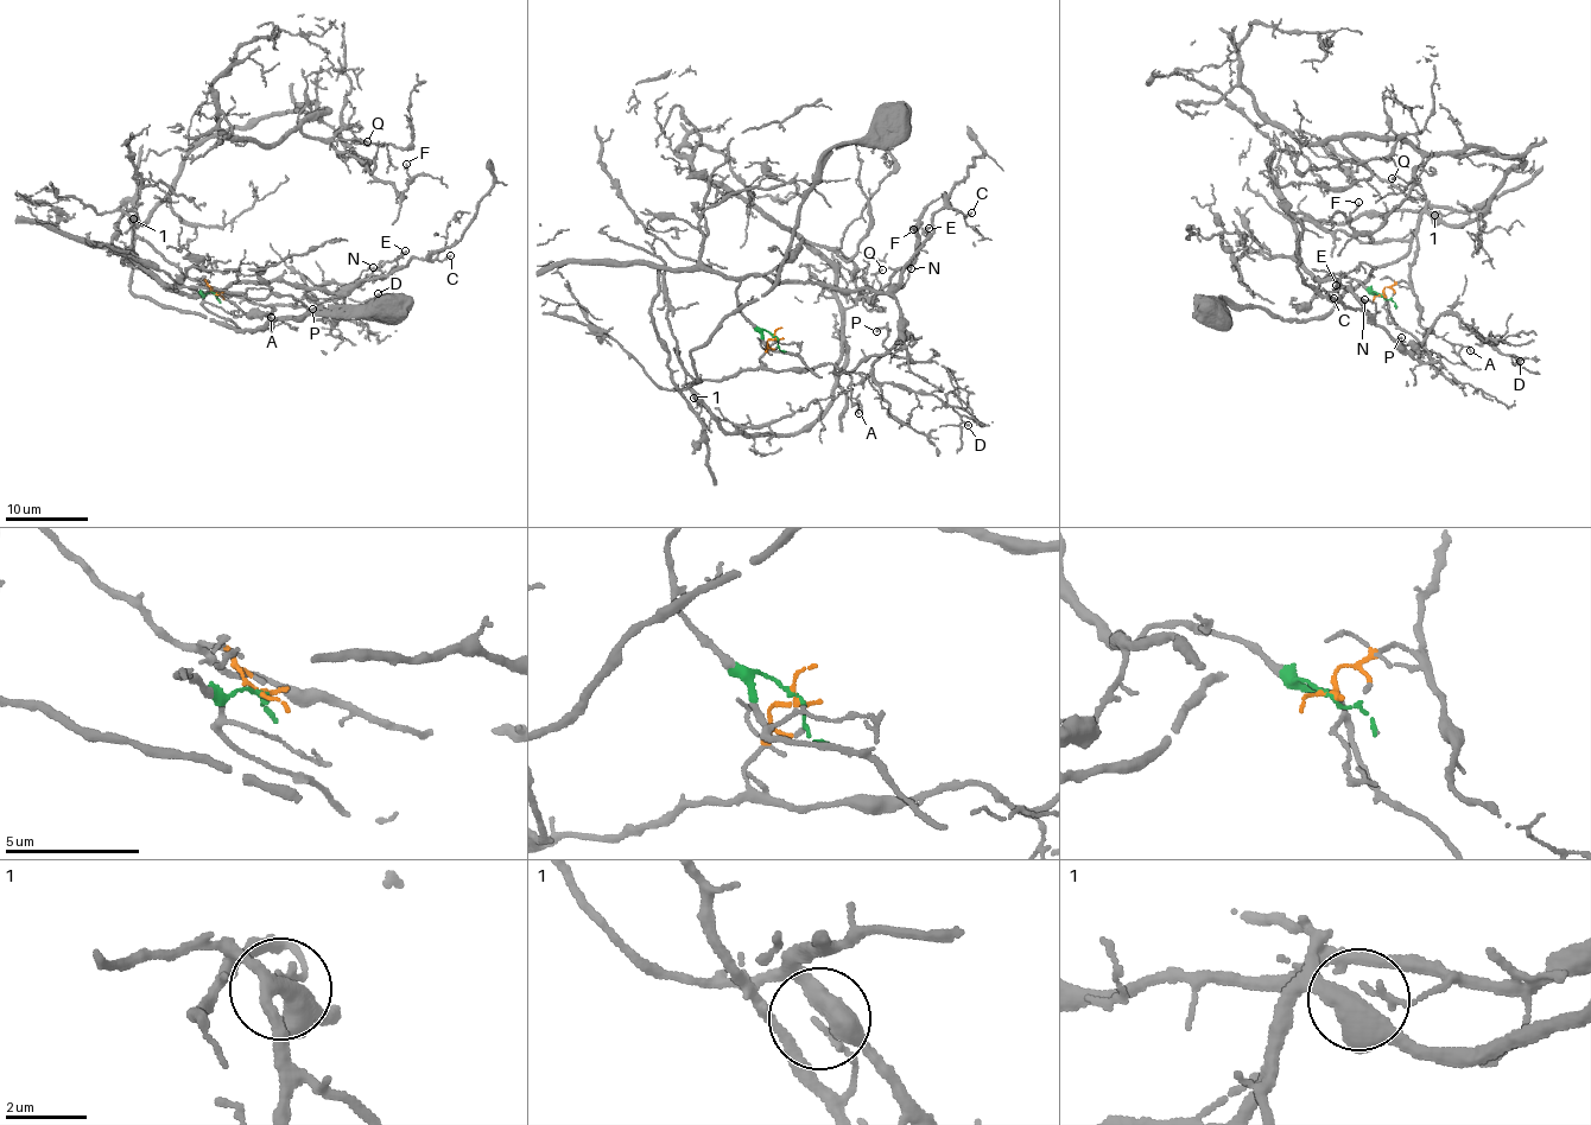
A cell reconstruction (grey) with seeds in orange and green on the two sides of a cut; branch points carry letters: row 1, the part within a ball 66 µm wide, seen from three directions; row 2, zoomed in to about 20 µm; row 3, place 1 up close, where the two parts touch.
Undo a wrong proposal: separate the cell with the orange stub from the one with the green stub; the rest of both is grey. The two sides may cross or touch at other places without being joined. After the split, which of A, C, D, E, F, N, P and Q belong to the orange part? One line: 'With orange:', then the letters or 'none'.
With orange: A, F, P, Q

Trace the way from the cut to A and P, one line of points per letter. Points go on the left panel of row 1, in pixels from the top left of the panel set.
A: (215, 293), (196, 278), (208, 287), (235, 292), (276, 309), (268, 315), (272, 312), (271, 318)
P: (215, 293), (197, 278), (208, 287), (235, 292), (262, 304), (306, 305), (316, 315), (323, 312), (312, 309)

